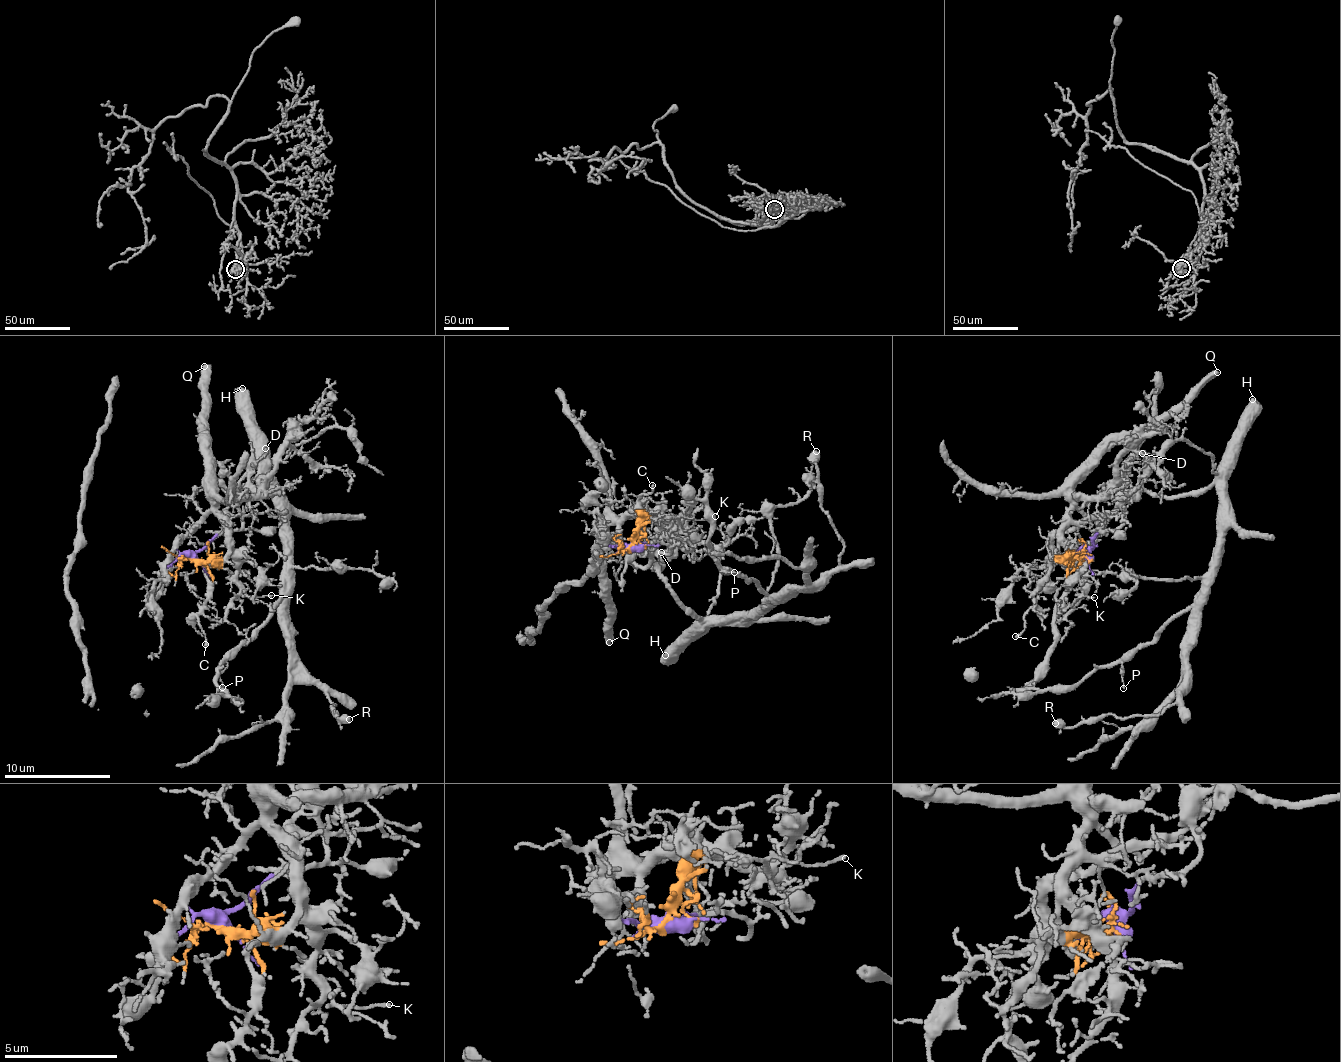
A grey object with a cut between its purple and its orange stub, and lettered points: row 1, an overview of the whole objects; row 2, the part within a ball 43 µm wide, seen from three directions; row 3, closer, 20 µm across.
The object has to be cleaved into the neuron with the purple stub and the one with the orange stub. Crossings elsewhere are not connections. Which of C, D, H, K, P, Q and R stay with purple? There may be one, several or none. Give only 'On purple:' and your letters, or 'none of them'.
On purple: D, H, P, R

